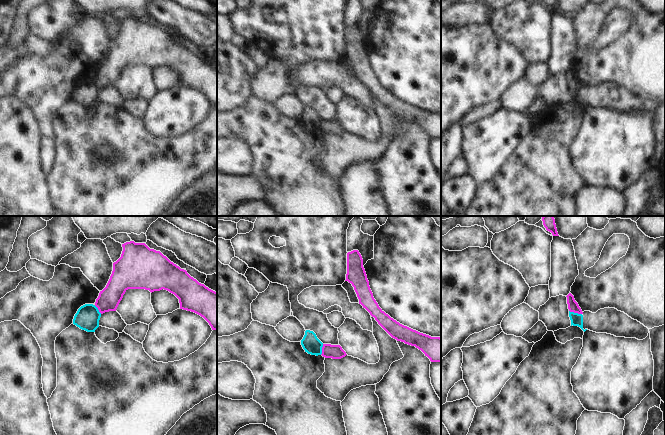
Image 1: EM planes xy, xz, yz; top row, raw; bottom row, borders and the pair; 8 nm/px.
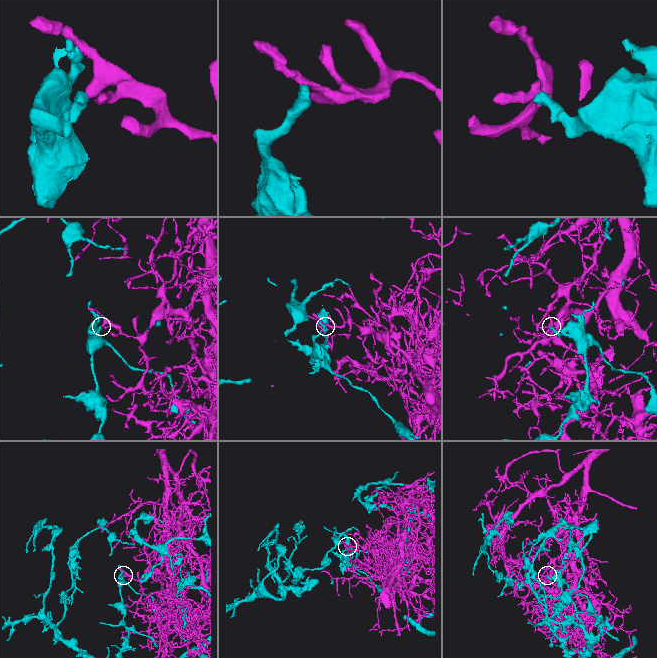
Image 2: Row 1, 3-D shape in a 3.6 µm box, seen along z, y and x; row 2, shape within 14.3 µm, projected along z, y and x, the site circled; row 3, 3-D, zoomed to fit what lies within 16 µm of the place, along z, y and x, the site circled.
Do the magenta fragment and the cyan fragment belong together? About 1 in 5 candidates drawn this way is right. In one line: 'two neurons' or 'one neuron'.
two neurons

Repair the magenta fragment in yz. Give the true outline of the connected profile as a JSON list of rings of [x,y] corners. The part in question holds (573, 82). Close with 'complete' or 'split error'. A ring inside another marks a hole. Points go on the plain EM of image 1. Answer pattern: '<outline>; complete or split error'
[[[569,69],[566,73],[567,73],[567,80],[568,80],[569,87],[574,88],[574,89],[578,89],[578,90],[583,90],[578,79],[574,75],[574,72],[571,69]]]; complete

